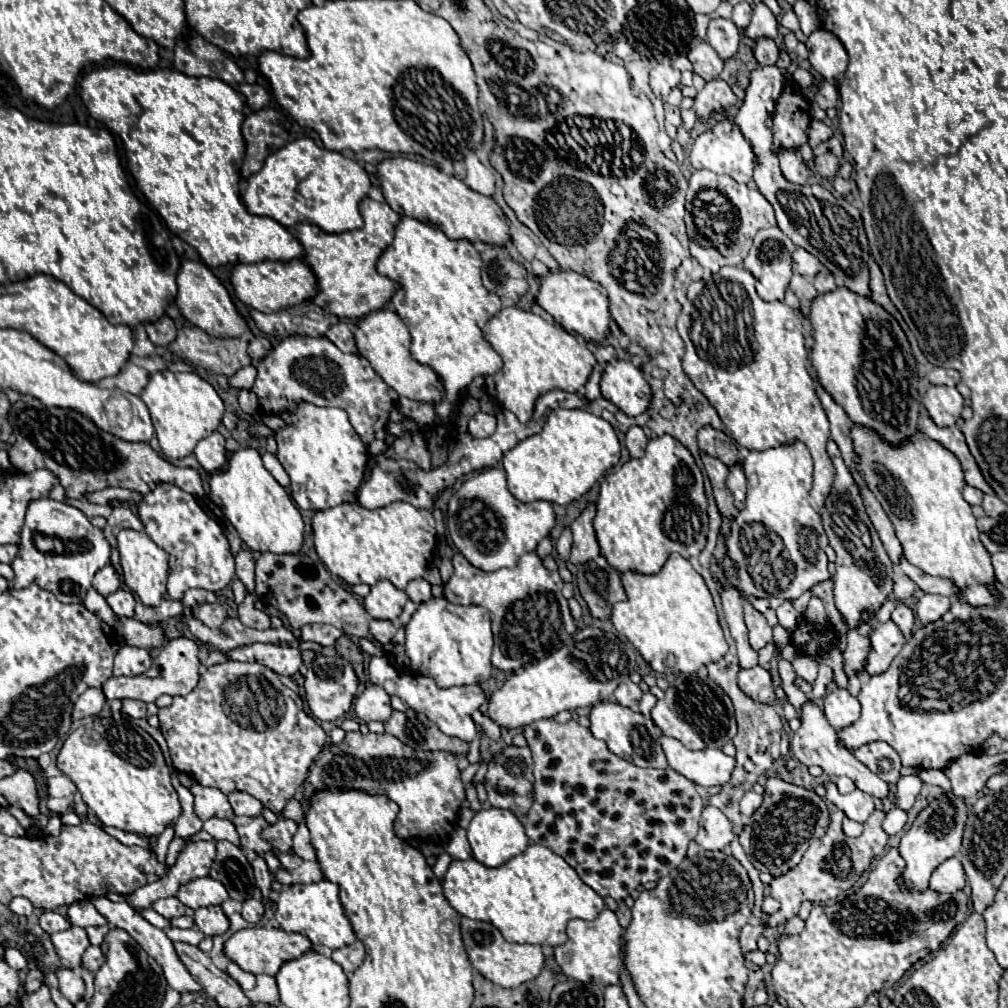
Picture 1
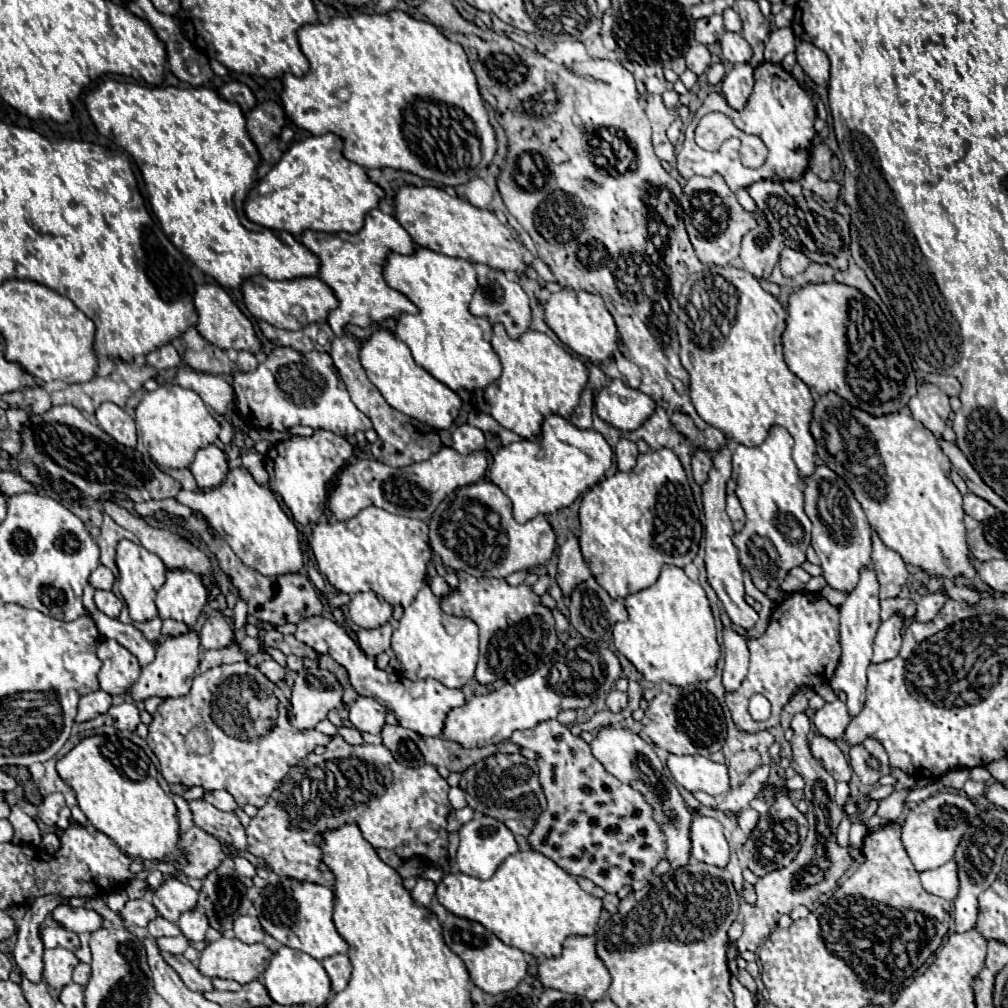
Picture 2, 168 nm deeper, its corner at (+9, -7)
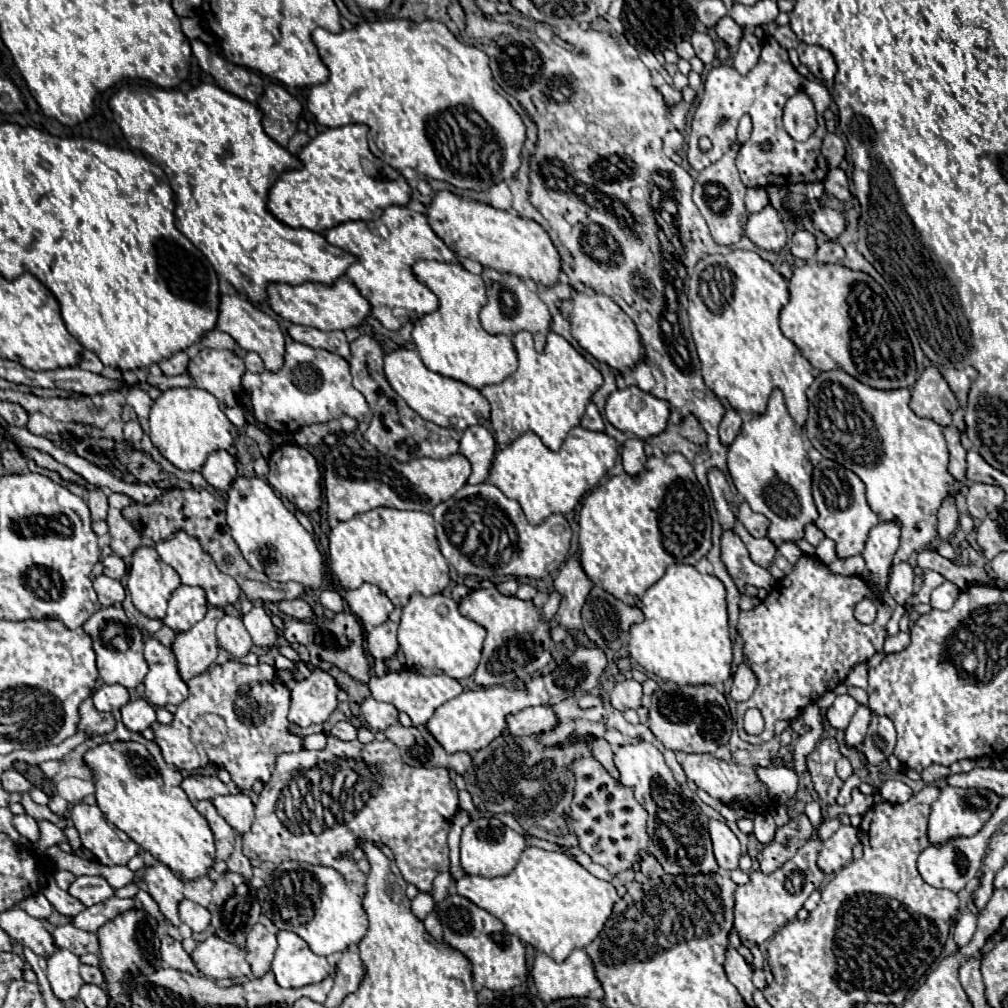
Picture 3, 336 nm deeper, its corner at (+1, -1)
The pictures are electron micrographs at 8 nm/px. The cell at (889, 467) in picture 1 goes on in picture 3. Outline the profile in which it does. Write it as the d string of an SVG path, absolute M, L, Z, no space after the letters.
M813 369L815 381L807 389L807 401L809 401L809 415L803 425L803 431L811 445L827 459L835 459L843 467L851 469L855 475L861 477L861 481L867 487L867 501L869 507L883 519L899 519L901 521L901 545L893 557L893 563L907 561L911 553L931 545L937 537L937 509L941 501L949 493L959 491L959 483L949 475L947 463L949 463L949 451L943 437L943 429L931 421L917 417L909 409L909 389L873 389L849 373L841 369L819 373Z

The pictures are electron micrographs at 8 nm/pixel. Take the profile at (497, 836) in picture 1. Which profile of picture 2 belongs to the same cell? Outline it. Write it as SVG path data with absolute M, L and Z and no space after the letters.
M475 813L475 817L461 827L459 837L461 837L461 843L457 849L457 867L461 873L479 877L479 879L489 879L509 855L519 851L519 845L513 833L501 821L481 815L481 813Z

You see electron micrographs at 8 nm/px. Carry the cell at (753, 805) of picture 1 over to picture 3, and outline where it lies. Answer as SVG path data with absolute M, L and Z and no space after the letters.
M757 813L755 815L753 835L759 839L761 845L769 845L769 841L773 841L773 837L775 837L775 831L777 831L777 825L769 813Z

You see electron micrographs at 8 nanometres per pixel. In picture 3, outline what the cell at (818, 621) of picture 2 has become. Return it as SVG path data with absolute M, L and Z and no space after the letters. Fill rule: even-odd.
M801 555L793 571L779 579L757 607L741 611L737 631L743 639L743 659L757 677L753 697L737 703L737 731L743 741L759 745L773 739L775 721L799 717L809 703L843 683L855 665L883 651L883 629L893 611L881 601L875 621L861 625L853 617L853 609L865 593L869 593L869 585L865 585L863 577L835 575L817 557ZM749 707L757 707L763 713L765 729L761 735L747 735L743 729L743 713Z

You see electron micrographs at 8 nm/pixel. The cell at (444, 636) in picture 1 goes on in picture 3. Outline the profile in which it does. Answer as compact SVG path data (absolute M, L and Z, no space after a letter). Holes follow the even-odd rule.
M415 593L401 611L399 623L399 645L405 655L405 663L415 673L425 675L447 675L453 679L471 677L481 659L481 647L485 629L475 621L463 617L457 603L445 595L423 597ZM439 605L447 605L447 613L439 613Z

